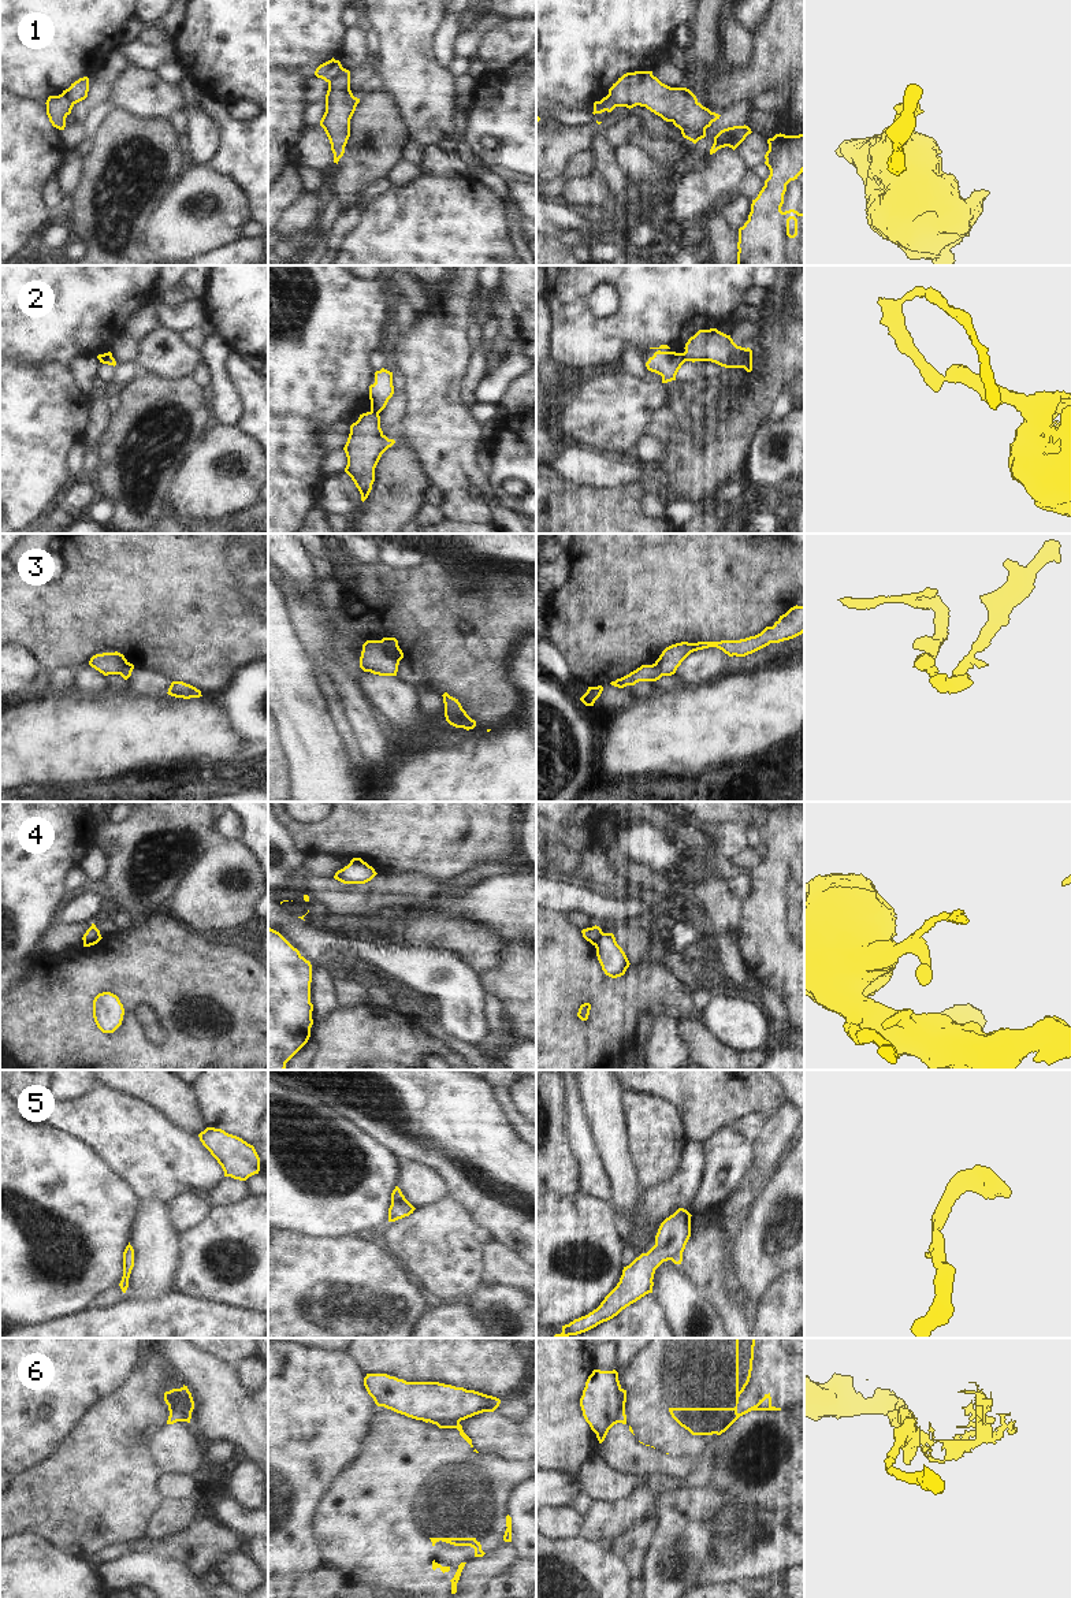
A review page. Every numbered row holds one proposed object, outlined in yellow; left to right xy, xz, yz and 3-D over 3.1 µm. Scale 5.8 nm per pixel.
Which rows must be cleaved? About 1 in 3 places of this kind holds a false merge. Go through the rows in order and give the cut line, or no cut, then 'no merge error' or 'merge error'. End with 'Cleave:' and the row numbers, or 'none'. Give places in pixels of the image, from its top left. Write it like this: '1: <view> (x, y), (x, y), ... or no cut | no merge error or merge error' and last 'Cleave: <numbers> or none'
1: xz (342, 67), (328, 82) | merge error
2: xz (371, 411), (378, 415) | merge error
3: xz (378, 640), (382, 649), (398, 661) | merge error
4: yz (602, 932), (594, 944) | merge error
5: no cut | no merge error
6: yz (623, 1389), (623, 1405), (617, 1422) | merge error
Cleave: 1, 2, 3, 4, 6

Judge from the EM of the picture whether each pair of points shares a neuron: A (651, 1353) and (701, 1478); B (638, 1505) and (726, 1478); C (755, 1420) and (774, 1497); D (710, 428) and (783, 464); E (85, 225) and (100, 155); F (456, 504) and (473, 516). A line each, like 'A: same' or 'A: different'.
A: different
B: different
C: same
D: different
E: same
F: same

